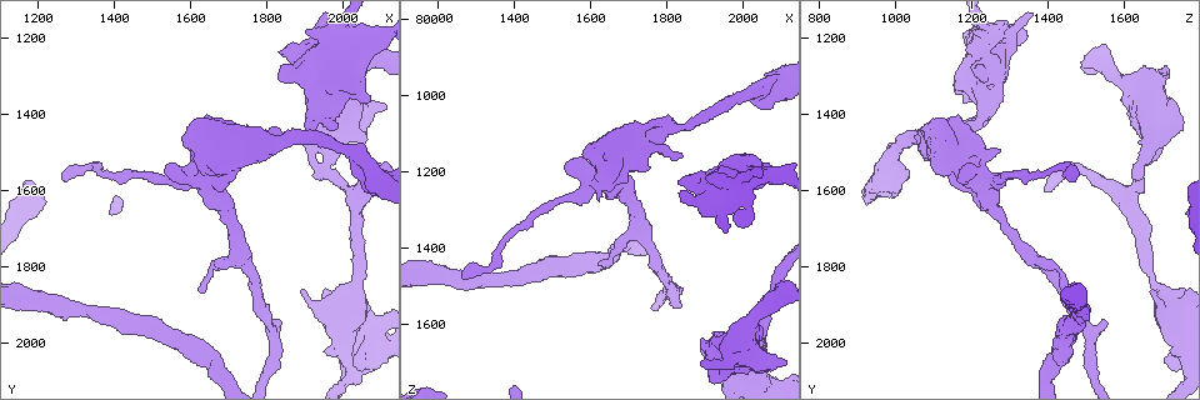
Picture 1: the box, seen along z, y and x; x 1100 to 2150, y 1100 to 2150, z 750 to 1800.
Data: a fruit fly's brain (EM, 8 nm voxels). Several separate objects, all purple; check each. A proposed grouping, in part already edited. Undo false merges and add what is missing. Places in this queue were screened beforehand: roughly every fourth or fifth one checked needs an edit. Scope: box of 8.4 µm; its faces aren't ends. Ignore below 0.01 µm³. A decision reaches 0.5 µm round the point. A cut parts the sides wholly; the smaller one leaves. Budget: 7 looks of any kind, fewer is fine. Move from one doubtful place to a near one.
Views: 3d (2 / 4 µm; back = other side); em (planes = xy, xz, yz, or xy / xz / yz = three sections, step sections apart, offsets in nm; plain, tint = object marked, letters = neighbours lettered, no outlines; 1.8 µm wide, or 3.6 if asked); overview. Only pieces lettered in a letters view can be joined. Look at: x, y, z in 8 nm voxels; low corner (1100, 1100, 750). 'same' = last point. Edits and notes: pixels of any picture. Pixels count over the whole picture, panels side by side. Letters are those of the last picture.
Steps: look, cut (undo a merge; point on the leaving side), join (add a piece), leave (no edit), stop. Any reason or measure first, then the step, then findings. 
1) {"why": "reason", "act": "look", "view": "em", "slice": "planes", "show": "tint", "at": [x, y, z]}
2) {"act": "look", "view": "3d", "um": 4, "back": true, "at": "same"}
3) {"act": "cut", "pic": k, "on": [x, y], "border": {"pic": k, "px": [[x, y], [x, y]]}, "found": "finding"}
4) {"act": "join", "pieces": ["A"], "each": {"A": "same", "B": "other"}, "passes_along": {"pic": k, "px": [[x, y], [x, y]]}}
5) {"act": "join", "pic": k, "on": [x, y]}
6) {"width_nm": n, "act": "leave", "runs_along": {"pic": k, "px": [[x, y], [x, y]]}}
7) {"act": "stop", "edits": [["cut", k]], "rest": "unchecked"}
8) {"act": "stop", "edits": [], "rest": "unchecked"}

{"act": "look", "view": "em", "slice": "xy", "step": 4, "show": "tint", "at": [1885, 1870, 1670]}

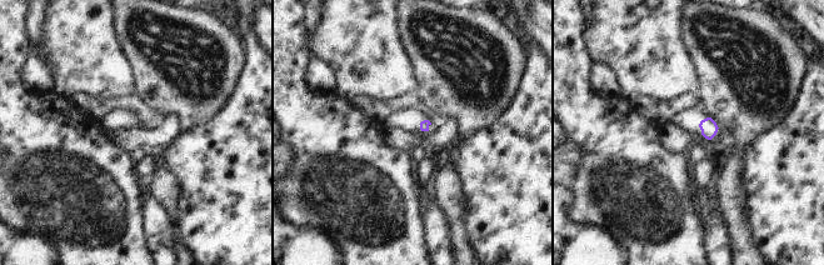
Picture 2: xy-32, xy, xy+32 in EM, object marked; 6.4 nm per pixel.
{"act": "look", "view": "em", "slice": "planes", "show": "letters", "at": "same"}

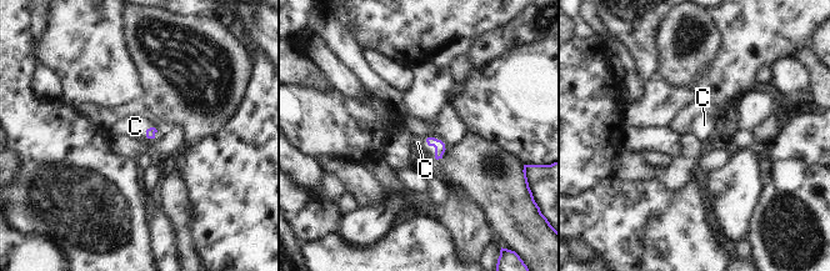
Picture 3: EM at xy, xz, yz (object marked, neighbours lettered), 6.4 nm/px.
{"longest_contact_nm": ["C", 170], "act": "join", "pieces": ["C"], "each": {"C": "same"}, "passes_along": {"pic": 3, "px": [[439, 145], [435, 150], [418, 142]]}, "found": "it goes on there"}

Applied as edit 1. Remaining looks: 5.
{"why": "thick turns thin", "act": "look", "view": "3d", "um": 4, "at": [1925, 1485, 1675]}

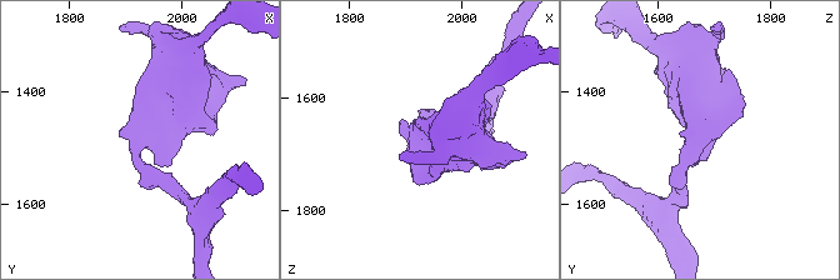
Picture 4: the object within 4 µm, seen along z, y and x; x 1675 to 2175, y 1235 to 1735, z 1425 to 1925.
{"act": "look", "view": "em", "slice": "xy", "step": 4, "show": "tint", "at": [1920, 1485, 1670]}

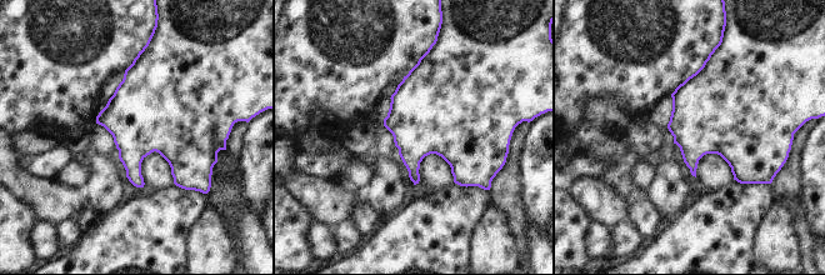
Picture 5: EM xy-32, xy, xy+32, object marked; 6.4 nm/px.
{"act": "look", "view": "em", "slice": "planes", "show": "letters", "at": "same"}

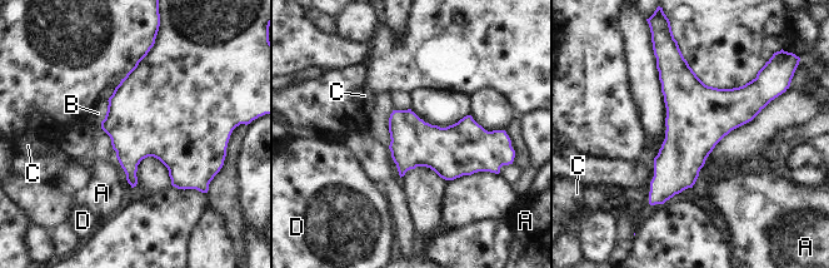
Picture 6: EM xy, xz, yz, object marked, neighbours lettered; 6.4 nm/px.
{"act": "leave", "each": {"A": "other", "B": "other", "C": "other", "D": "other"}, "border": {"pic": 6, "px": [[108, 100], [108, 110], [100, 127]]}, "found": "continuous, no second neuron"}

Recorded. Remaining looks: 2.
{"act": "look", "view": "em", "slice": "planes", "show": "letters", "at": [1620, 1495, 1280]}

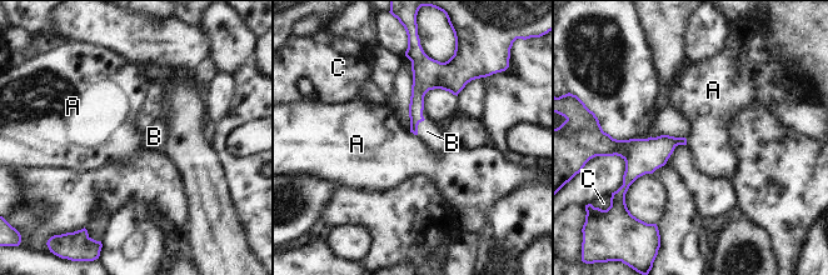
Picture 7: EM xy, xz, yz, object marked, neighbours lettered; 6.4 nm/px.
{"longest_contact_nm": ["B", 120], "act": "join", "pieces": ["B"], "each": {"A": "other", "B": "same", "C": "other"}, "found": "it goes on there"}

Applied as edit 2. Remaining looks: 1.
{"act": "stop", "edits": [["join", 3], ["join", 7]], "rest": "unchecked"}

